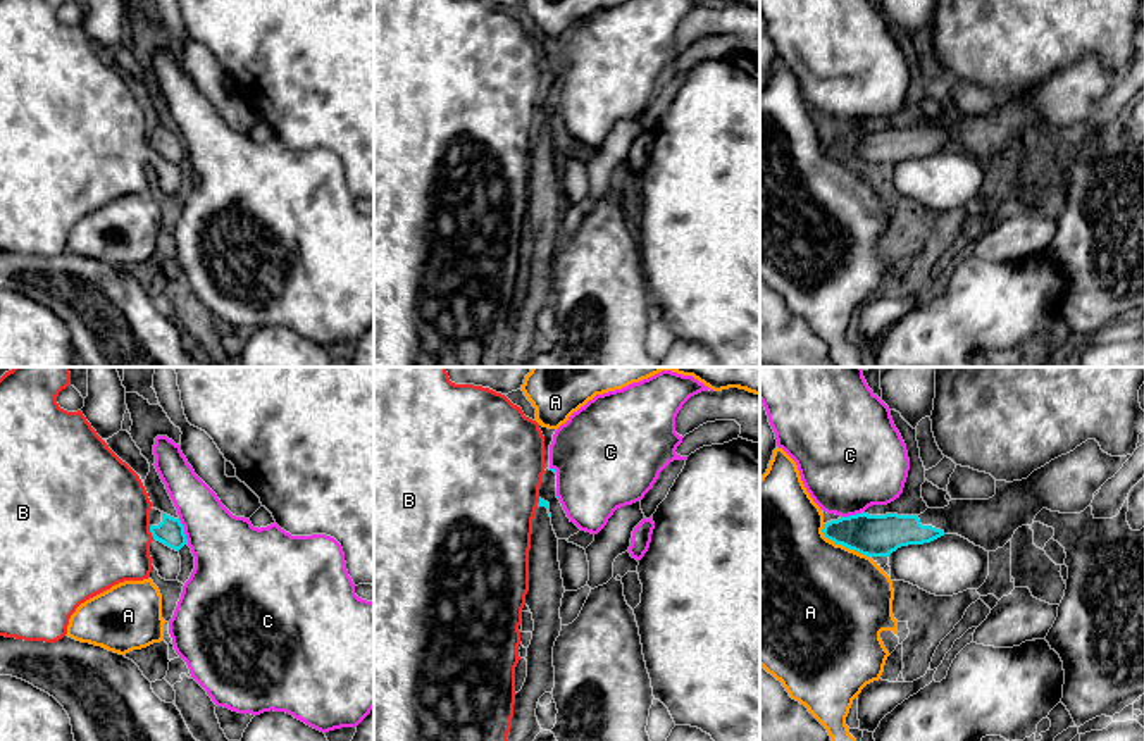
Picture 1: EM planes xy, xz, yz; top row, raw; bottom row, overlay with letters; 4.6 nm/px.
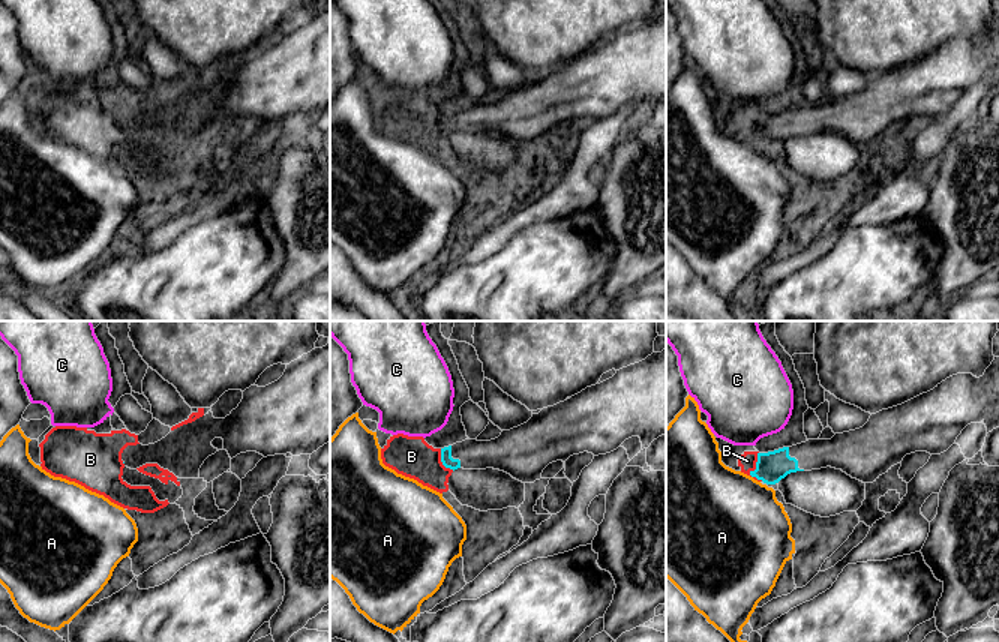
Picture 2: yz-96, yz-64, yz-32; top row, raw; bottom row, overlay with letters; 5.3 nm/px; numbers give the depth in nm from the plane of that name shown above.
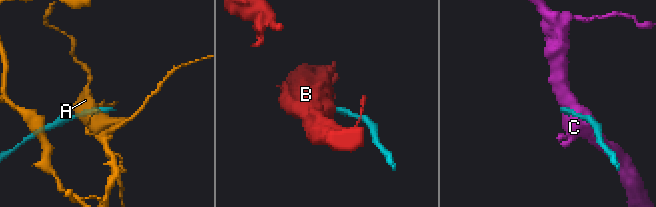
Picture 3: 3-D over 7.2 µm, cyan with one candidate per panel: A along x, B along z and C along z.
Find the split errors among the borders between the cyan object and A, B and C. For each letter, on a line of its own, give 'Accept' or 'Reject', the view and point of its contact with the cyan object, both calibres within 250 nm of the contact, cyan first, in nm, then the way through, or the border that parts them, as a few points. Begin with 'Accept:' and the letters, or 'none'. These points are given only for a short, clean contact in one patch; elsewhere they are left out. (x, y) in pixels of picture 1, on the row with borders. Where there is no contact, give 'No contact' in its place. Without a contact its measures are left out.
Accept: none
A: Reject. Touches cyan at yz (841, 543). Thickness 190 nm (cyan) against 480 nm
B: Reject. Touches cyan at xy (150, 531). Thickness 120 nm (cyan) against 500 nm. Boundary: xy (149, 526), (154, 538)
C: Reject. Touches cyan at xy (183, 531). Thickness 120 nm (cyan) against 340 nm

